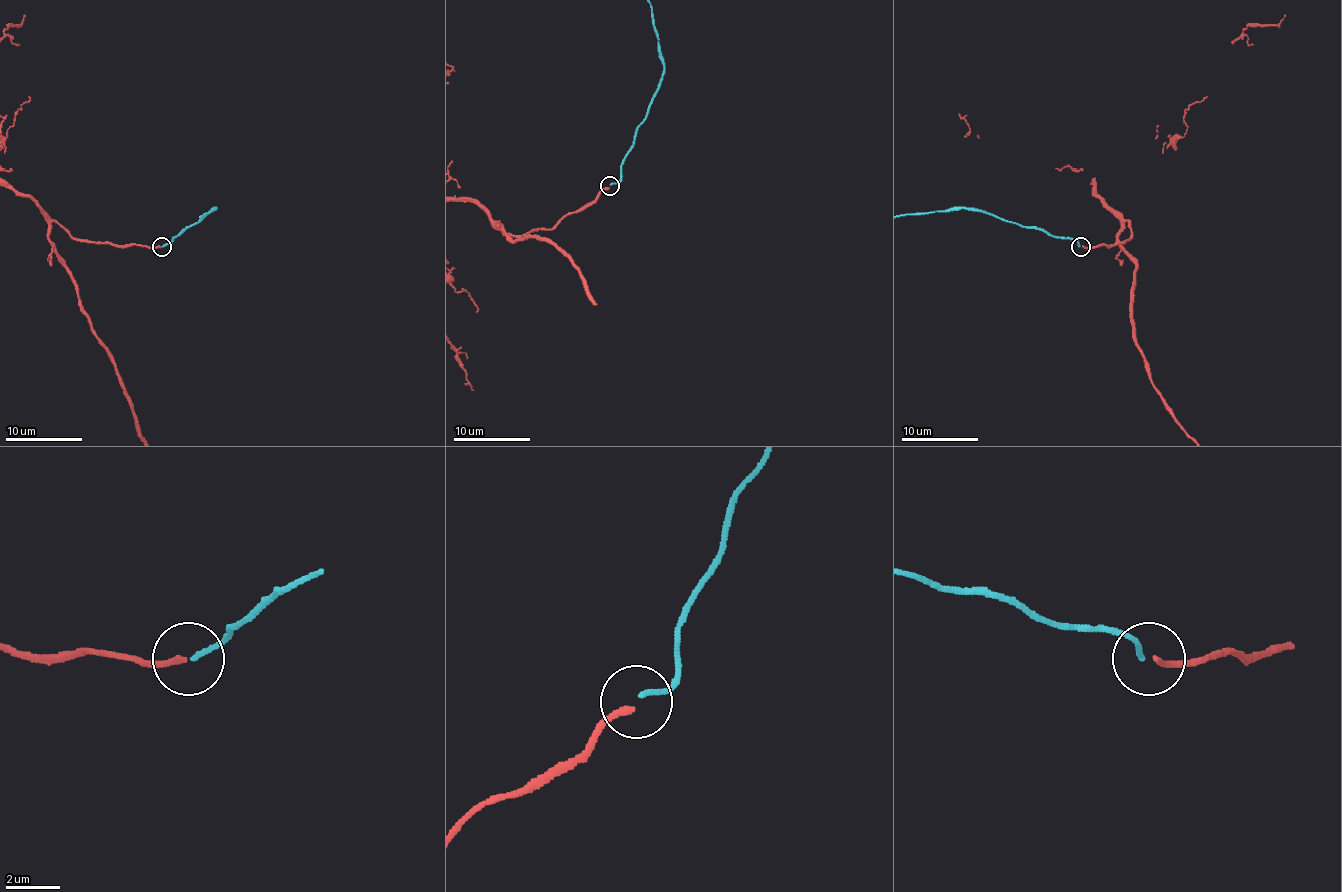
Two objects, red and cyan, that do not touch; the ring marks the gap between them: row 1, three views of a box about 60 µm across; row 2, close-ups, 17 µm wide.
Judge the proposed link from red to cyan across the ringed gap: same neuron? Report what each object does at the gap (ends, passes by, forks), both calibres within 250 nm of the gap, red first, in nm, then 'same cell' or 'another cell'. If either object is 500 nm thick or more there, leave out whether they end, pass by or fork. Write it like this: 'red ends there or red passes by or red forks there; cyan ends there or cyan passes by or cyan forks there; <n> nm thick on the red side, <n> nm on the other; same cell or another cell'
red ends there; cyan ends there; 220 nm thick on the red side, 180 nm on the other; another cell

